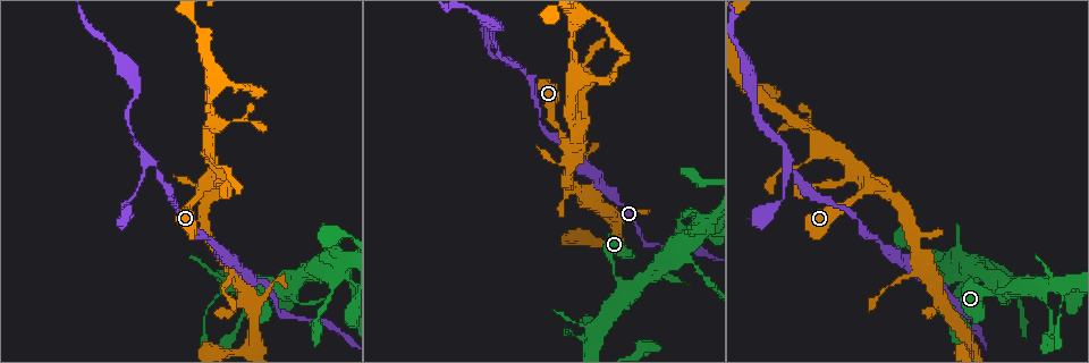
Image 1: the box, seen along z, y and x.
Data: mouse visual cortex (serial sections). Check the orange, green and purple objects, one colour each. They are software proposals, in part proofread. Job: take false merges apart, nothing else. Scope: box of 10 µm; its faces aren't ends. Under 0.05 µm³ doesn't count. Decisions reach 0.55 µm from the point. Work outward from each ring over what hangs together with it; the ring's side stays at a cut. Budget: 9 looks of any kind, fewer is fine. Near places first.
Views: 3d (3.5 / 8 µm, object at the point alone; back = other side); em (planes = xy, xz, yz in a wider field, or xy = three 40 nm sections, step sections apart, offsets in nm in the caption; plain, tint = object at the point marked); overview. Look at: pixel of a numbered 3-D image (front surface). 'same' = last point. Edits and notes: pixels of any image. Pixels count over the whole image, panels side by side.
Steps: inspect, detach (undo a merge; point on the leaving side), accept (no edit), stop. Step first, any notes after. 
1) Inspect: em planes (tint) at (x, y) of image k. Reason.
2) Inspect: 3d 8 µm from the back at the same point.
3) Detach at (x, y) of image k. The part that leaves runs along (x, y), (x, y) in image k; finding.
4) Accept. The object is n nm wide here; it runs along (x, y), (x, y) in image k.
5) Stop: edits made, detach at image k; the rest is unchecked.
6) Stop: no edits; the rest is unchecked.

Inspect: em planes (tint) at (567, 142) of image 1. Arms part here.

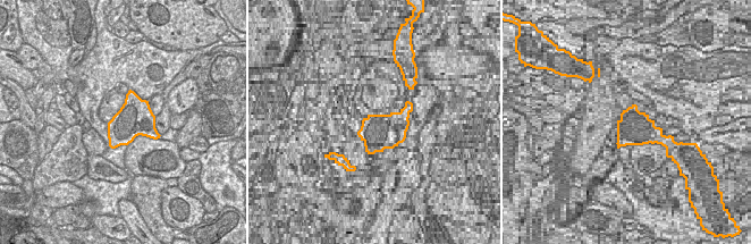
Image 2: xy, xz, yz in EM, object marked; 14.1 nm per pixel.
Inspect: 3d 3.5 µm at the same point. See where the arms go.

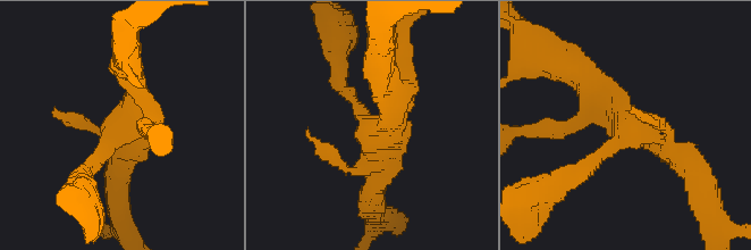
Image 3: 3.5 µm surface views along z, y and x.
Accept. It runs along (337, 78), (371, 128), (371, 192) in image 3; continuous, no second cell.

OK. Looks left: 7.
Inspect: em xy step 2 (tint) at (790, 164) of image 1. Three arms meet.

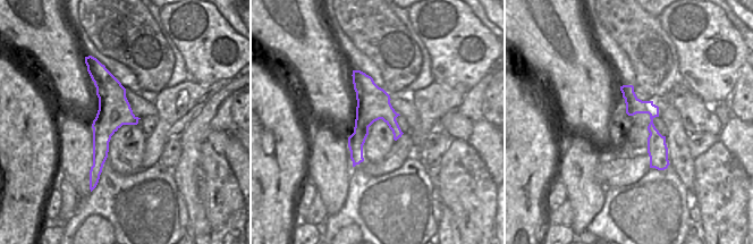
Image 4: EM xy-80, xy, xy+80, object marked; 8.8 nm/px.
Inspect: 3d 3.5 µm at the same point.

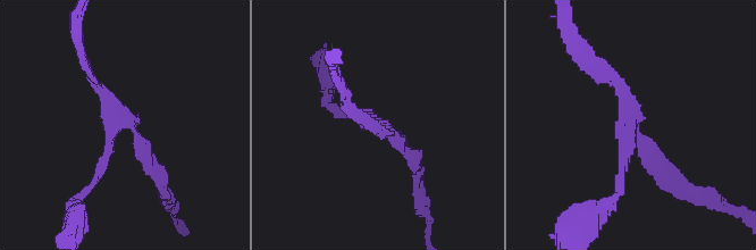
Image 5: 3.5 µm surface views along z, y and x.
Accept. 3 arms meet here; it runs along (93, 69), (107, 84), (98, 171) in image 4; one cell here.

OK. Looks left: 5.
Inspect: 3d 3.5 µm at (212, 93) of image 1. Abrupt turn.

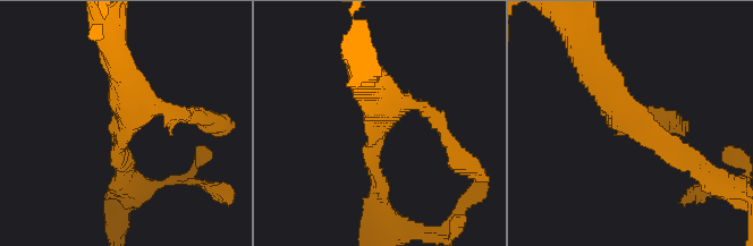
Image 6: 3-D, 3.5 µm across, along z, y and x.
Accept. It runs along (696, 164), (639, 133), (592, 67) in image 6; continuous, no second cell.

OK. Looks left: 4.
Inspect: 3d 3.5 µm at (334, 266) of image 1. Calibre changes.

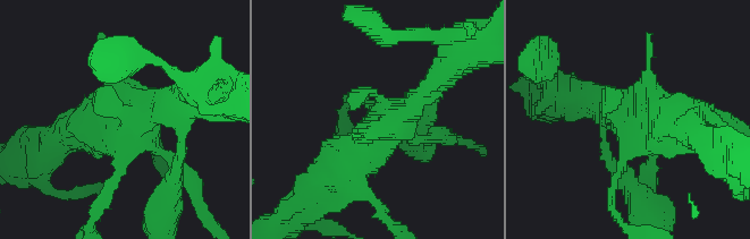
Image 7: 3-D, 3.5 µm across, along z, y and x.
Inspect: em planes (tint) at (116, 119) of image 7.

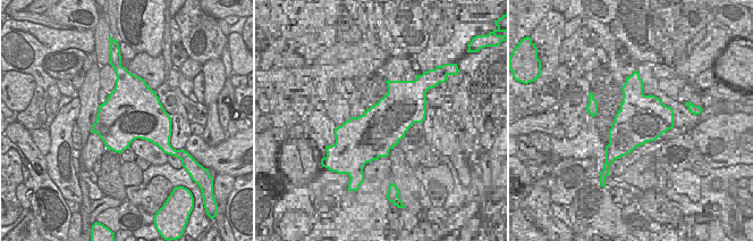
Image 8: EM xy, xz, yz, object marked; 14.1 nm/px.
Accept. It runs along (306, 199), (377, 133), (412, 138) in image 7; all the same cell.

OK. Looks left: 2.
Stop: no edits; the rest is unchecked.

